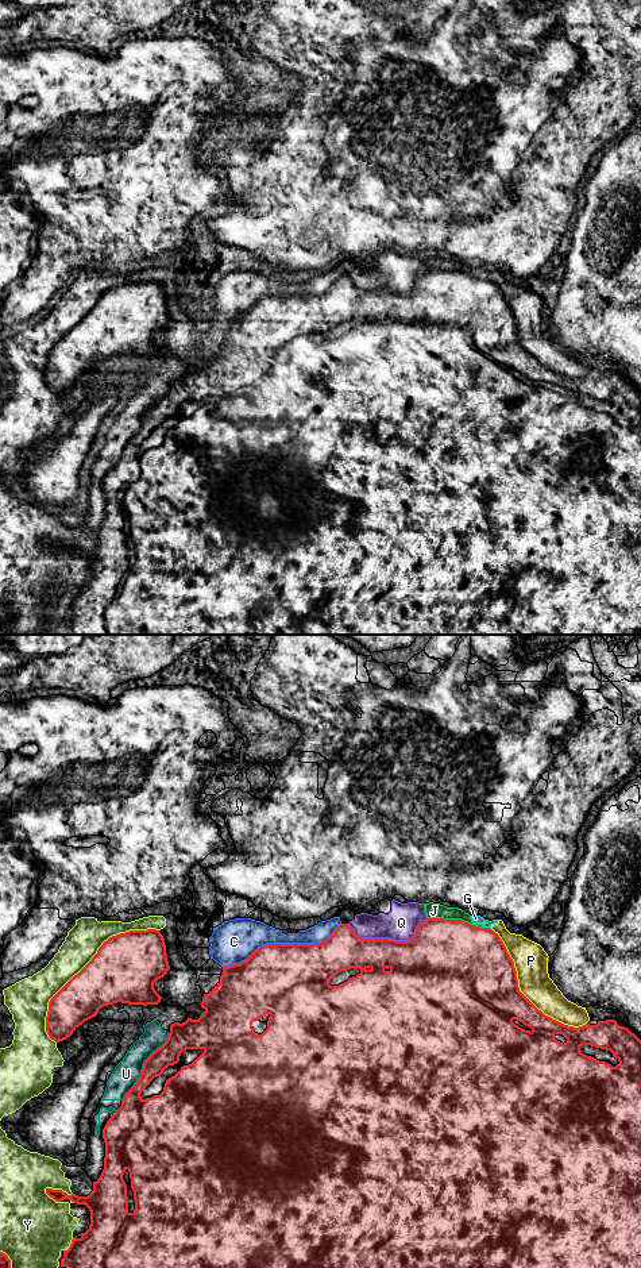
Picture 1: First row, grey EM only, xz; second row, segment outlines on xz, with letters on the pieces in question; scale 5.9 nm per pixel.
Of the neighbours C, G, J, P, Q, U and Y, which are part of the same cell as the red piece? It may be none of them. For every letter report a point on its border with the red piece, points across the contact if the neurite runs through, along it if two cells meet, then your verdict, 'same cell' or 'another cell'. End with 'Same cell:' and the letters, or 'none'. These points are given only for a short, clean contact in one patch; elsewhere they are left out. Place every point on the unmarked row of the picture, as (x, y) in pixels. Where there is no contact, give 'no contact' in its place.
C: meets red in xz at (282, 296); another cell
G: meets red in xz at (487, 280); another cell
J: meets red in xz at (456, 272); another cell
P: meets red in xz at (520, 343); another cell
Q: meets red in xz at (387, 291); another cell
U: meets red in xz at (143, 419); another cell
Y: meets red in xz at (89, 313); another cell
Same cell: none

